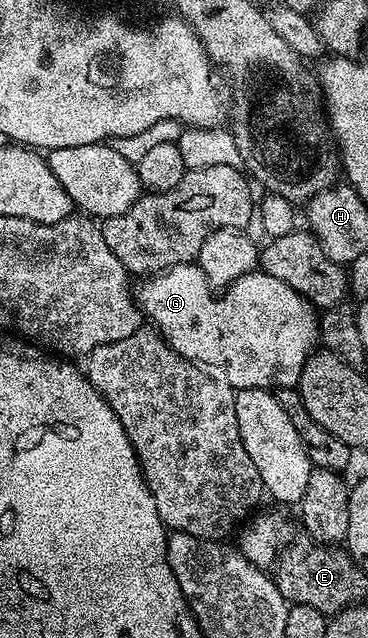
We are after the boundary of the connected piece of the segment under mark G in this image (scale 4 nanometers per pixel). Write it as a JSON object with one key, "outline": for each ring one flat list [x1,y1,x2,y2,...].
{"outline":[[194,262,167,268,139,284,142,285,136,288,138,307,166,339,166,345,177,356,213,370,235,390,297,389,306,359,319,347,319,313,314,305,267,272,255,270,244,274,226,285,218,297,214,297,215,289]]}

